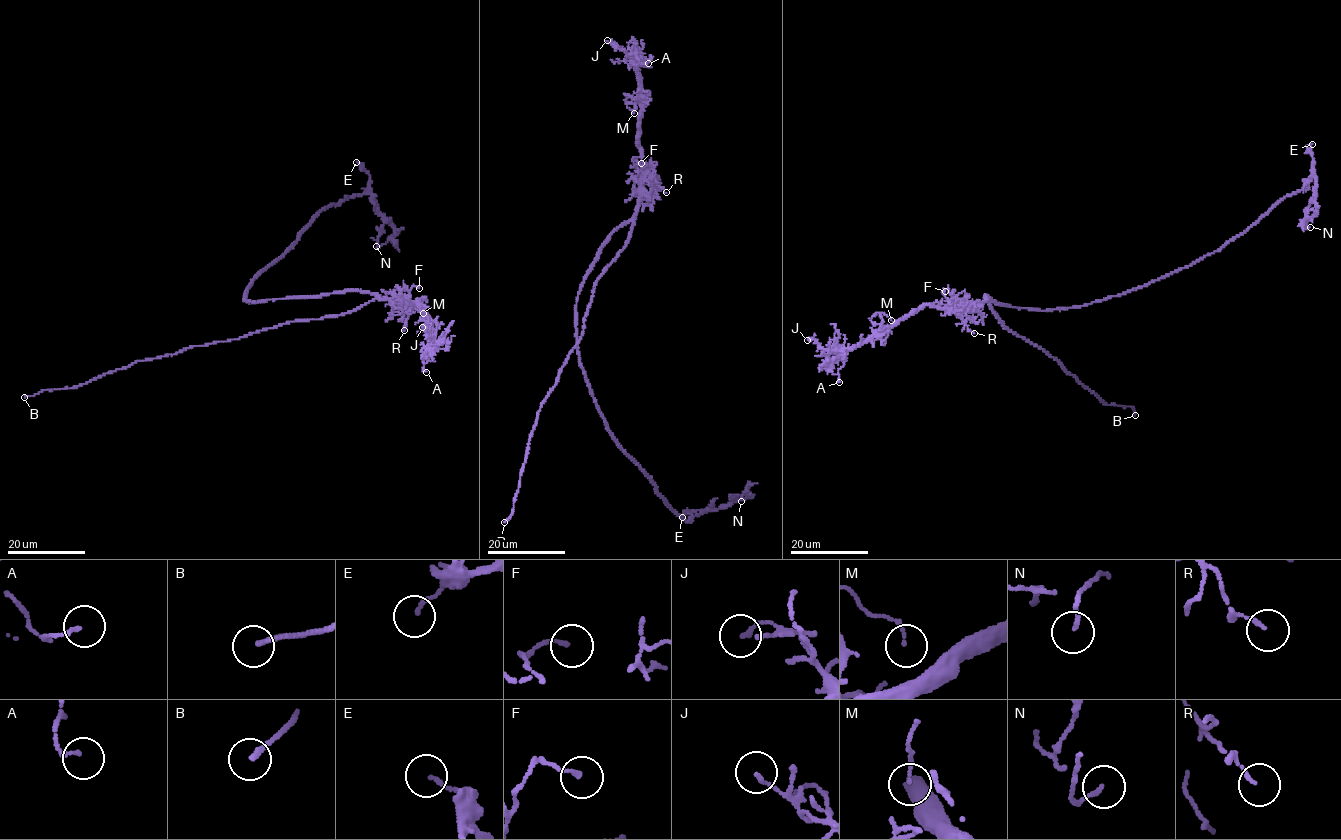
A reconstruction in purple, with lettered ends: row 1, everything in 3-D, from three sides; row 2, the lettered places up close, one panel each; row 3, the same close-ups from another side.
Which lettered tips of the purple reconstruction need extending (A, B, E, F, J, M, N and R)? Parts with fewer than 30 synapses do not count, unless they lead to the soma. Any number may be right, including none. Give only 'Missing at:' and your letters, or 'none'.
Missing at: B

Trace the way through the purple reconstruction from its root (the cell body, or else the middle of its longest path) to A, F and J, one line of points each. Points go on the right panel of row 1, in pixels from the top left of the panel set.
A: (1006, 306), (986, 296), (983, 301), (913, 309), (833, 361), (832, 373), (838, 376), (839, 382)
F: (1006, 306), (995, 304), (986, 296), (983, 301), (951, 302), (942, 290), (945, 291)
J: (1006, 306), (986, 296), (983, 301), (954, 302), (947, 308), (922, 305), (845, 350), (807, 340)

